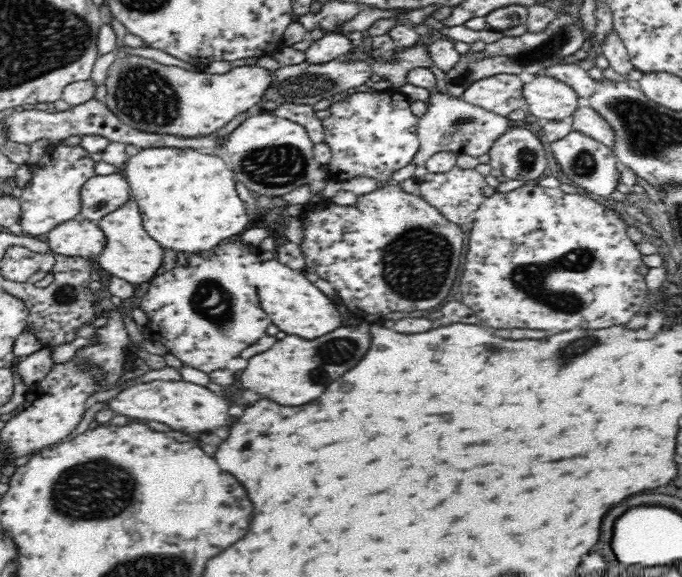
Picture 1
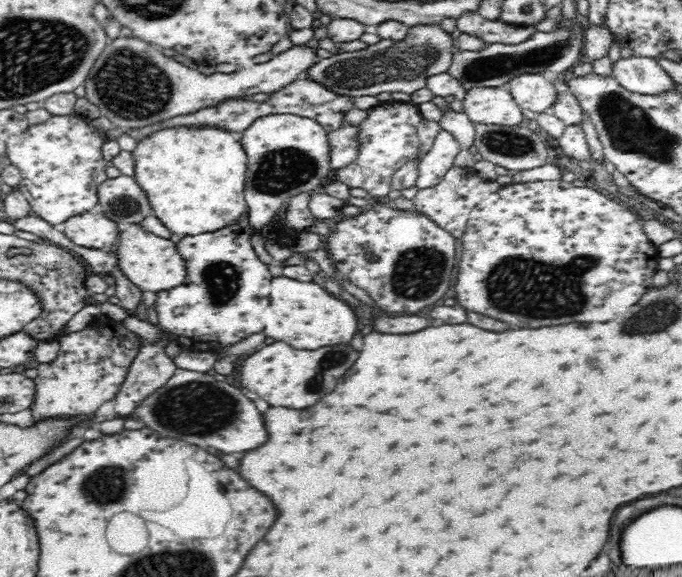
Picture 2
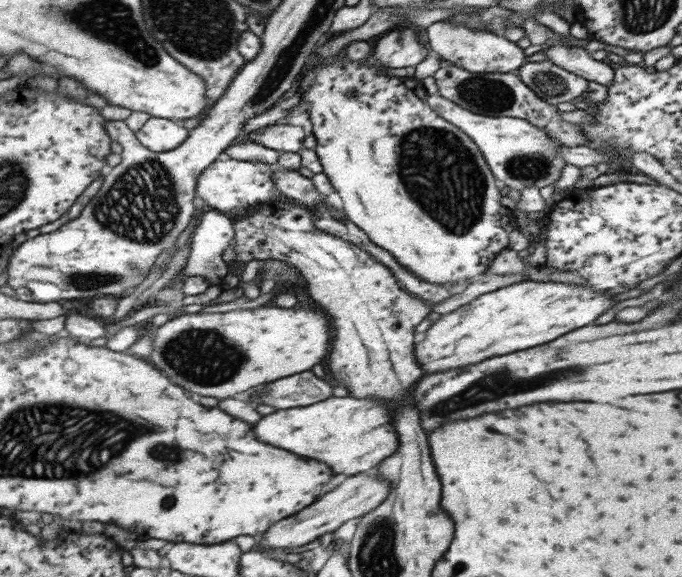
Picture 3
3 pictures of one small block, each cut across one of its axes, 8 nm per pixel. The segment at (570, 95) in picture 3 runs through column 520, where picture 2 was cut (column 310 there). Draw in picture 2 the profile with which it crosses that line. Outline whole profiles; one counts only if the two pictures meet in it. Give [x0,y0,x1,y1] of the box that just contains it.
[302,25,454,97]

